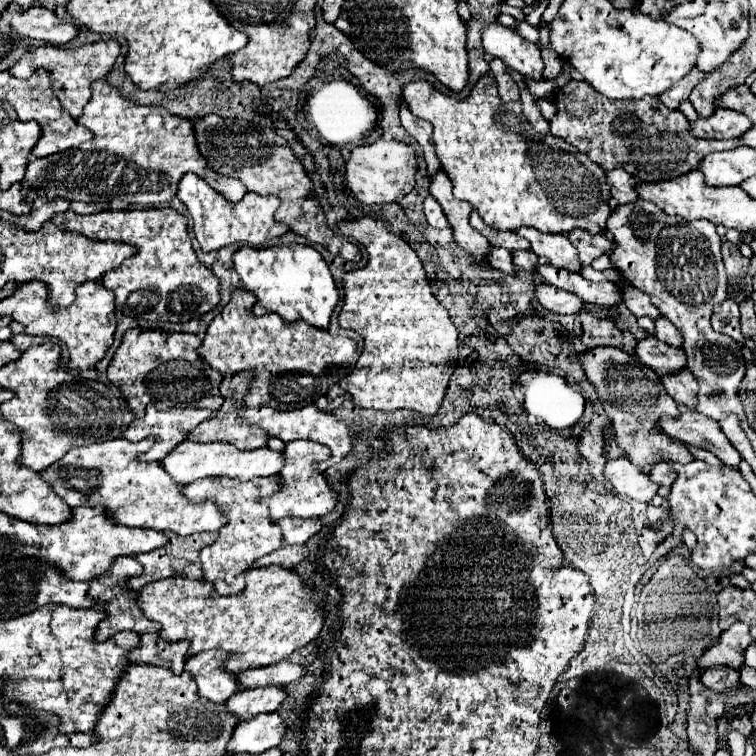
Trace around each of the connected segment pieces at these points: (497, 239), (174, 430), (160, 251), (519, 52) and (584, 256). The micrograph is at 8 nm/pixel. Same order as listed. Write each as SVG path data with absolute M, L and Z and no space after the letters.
M477 210L471 212L469 216L471 220L471 226L483 234L491 246L503 246L507 250L529 250L529 242L521 236L517 236L515 232L509 232L509 230L495 230L495 228L489 228L487 224L483 224L481 216L477 214Z
M153 404L147 406L145 416L135 418L125 430L123 438L129 442L139 442L147 436L155 438L155 446L151 452L141 456L143 460L159 460L163 454L171 452L179 442L183 442L183 436L193 430L199 422L211 418L215 412L211 410L193 410L193 408L167 408L157 410Z
M173 208L131 212L105 210L89 216L79 216L67 210L63 214L55 214L51 222L61 230L71 230L87 238L101 242L125 242L137 248L131 258L101 278L101 284L107 290L113 290L117 312L123 316L159 322L189 322L189 318L209 312L219 302L219 280L197 260L187 234L187 218Z
M497 20L485 26L481 38L485 52L501 58L515 72L533 80L541 80L543 60L539 48L533 42L525 40L515 30L499 24Z
M573 228L571 234L567 234L567 238L571 240L571 244L577 248L579 252L579 262L583 266L591 264L597 256L605 254L607 250L613 250L613 242L609 242L605 238L605 234L591 234L589 230L583 230L583 228Z

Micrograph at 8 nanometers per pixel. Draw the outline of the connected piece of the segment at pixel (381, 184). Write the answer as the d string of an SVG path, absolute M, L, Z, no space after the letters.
M377 140L373 144L355 146L345 162L345 180L355 198L363 204L395 202L403 198L415 186L415 150L409 144L397 140Z

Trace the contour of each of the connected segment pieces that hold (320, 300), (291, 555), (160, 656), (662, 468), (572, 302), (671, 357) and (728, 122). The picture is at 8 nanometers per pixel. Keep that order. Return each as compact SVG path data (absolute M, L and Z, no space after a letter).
M279 244L269 248L243 246L233 254L233 264L243 288L257 298L253 306L255 316L277 312L285 322L307 320L311 326L327 328L339 300L339 288L333 282L329 266L315 248L305 244Z
M281 546L279 550L259 558L255 562L255 566L285 566L285 568L293 568L297 566L301 560L305 560L309 556L309 550L307 546Z
M141 634L139 646L127 652L127 660L163 666L173 670L173 674L181 674L185 654L187 642L165 642L163 638L159 638L159 634Z
M659 462L659 464L655 464L653 470L651 470L651 480L657 482L657 484L661 484L661 486L667 486L667 488L669 488L671 482L675 480L675 472L671 470L671 466Z
M547 284L535 286L535 296L543 308L557 312L557 314L575 314L575 310L583 306L583 302L575 298L575 294L555 288L555 286L547 286Z
M647 336L641 342L637 342L633 356L645 366L655 368L657 374L663 374L663 370L679 370L679 366L687 366L687 358L683 350L673 348L657 340L655 336Z
M717 108L711 116L699 116L697 120L689 122L689 132L697 138L715 138L715 140L729 140L741 136L753 124L751 120L729 108Z

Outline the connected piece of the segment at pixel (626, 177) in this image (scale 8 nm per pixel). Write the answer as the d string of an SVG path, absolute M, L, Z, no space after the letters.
M615 168L615 170L605 172L605 178L607 178L607 186L609 186L611 196L619 204L627 204L637 198L637 194L635 194L637 180L631 178L631 174L627 174L623 168Z

